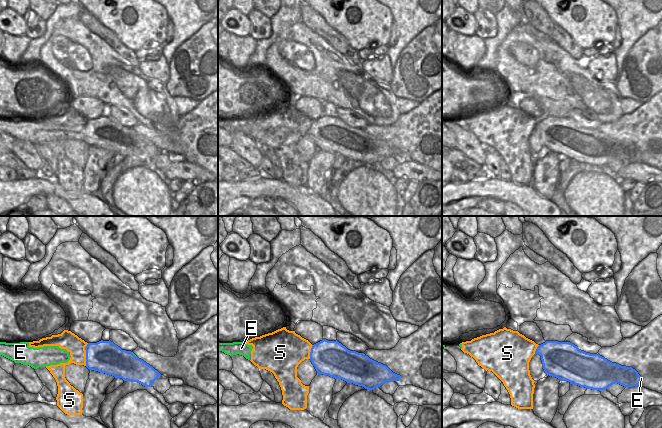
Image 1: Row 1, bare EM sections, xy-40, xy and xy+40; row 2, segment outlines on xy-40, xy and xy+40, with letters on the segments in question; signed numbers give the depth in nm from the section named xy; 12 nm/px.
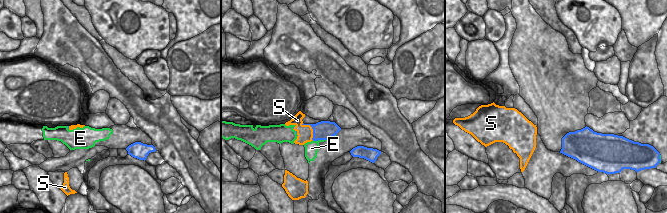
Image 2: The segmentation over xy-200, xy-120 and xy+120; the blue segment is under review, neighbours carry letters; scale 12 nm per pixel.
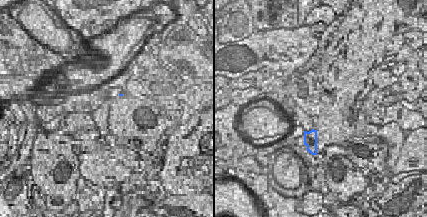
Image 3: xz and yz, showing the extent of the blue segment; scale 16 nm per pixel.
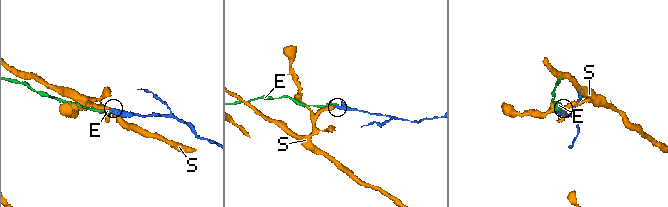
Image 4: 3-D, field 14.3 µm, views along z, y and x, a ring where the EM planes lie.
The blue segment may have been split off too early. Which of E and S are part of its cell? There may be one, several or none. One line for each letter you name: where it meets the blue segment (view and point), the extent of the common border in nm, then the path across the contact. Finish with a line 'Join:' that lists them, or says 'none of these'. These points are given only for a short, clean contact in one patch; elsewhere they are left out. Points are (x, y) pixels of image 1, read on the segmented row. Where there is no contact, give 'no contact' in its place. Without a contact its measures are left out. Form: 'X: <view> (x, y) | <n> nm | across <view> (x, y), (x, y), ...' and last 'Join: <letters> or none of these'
E: xy (250, 356) | 80 nm
Join: E

